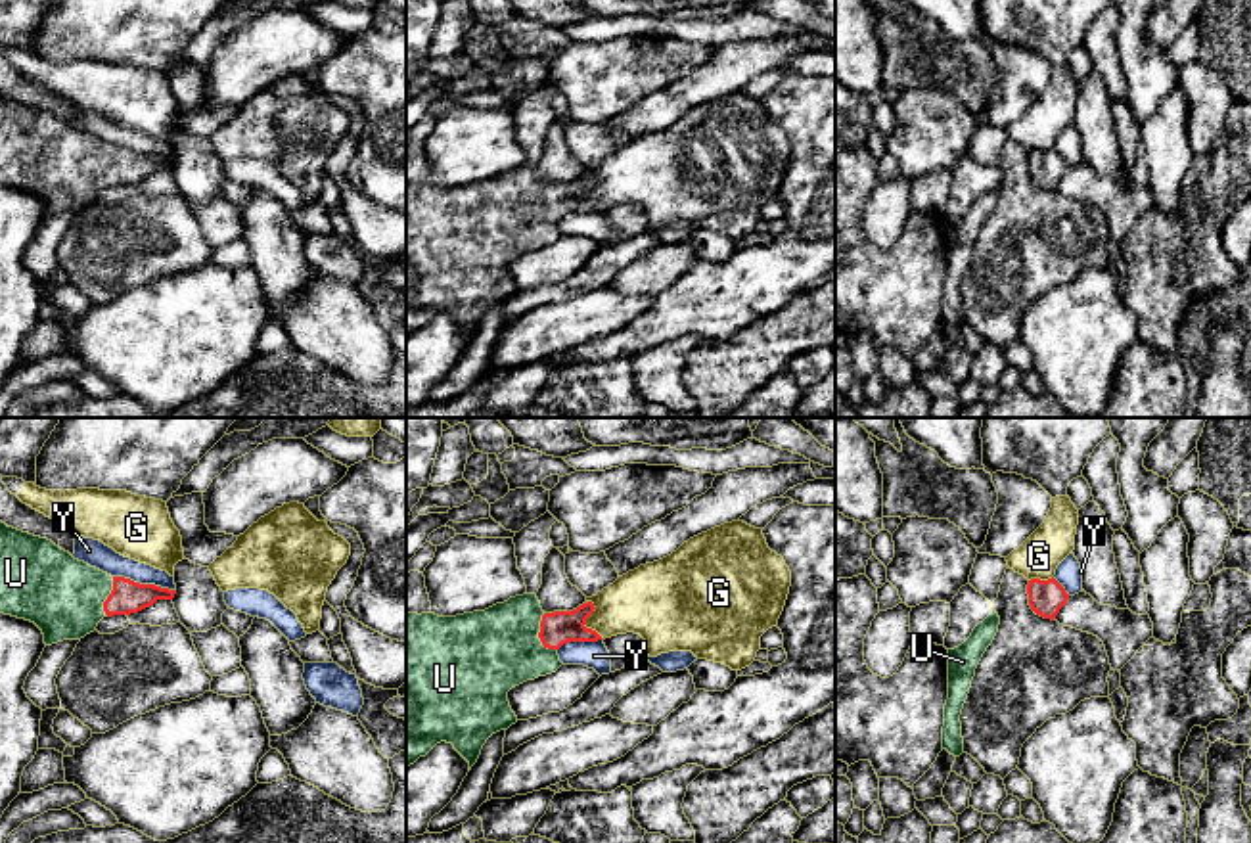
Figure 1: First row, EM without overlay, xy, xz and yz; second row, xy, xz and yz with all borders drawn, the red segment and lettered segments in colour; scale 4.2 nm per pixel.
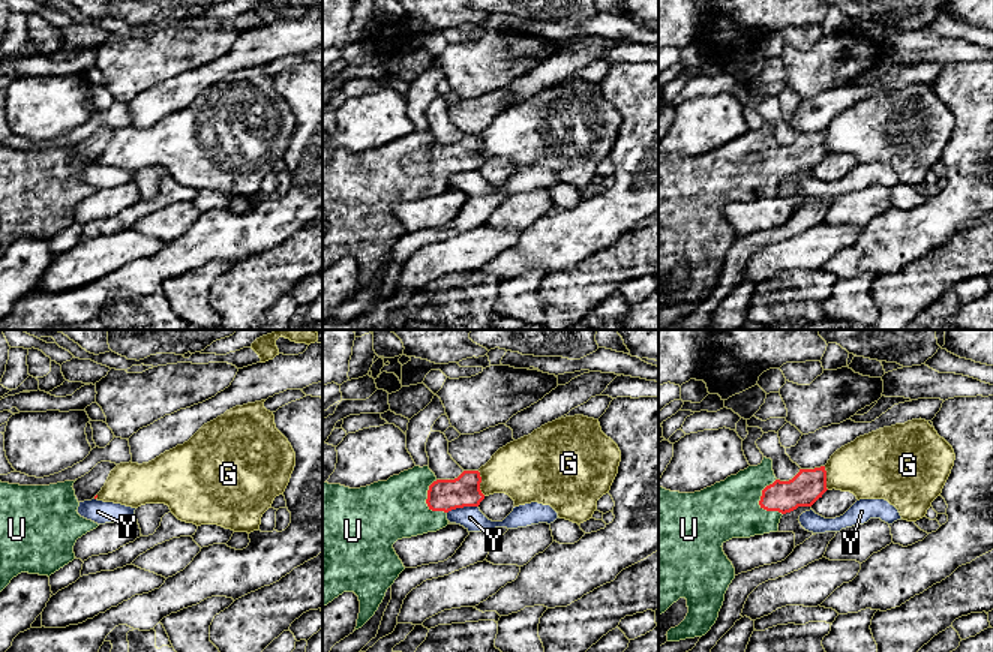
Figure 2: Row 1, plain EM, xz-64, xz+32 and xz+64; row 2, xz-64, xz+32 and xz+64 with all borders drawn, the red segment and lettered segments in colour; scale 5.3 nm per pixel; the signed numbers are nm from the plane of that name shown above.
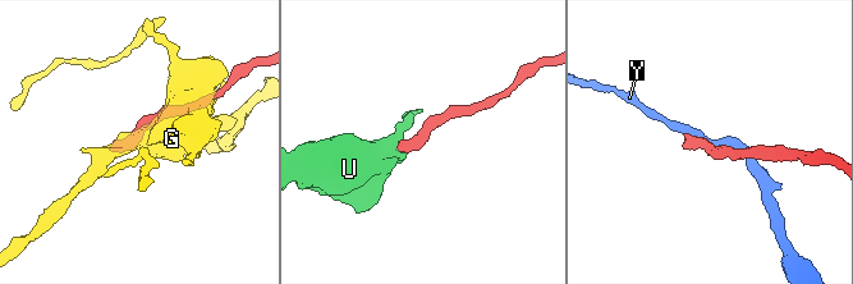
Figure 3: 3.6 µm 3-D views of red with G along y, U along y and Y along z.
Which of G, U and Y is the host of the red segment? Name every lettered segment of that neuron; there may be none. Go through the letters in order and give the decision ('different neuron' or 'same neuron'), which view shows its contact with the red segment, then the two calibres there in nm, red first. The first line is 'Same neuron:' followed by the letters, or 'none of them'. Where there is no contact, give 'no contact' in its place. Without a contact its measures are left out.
Same neuron: U
G: different neuron; contact in xz; calibres 140 and 260 nm
U: same neuron; contact in xz; calibres 140 and 360 nm
Y: different neuron; contact in xy; calibres 140 and 110 nm

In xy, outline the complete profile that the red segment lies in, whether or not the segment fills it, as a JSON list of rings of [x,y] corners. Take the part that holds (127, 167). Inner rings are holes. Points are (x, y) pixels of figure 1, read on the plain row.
[[[0,92],[0,184],[34,194],[46,216],[80,211],[103,188],[138,184],[174,165],[111,148],[52,111]]]

